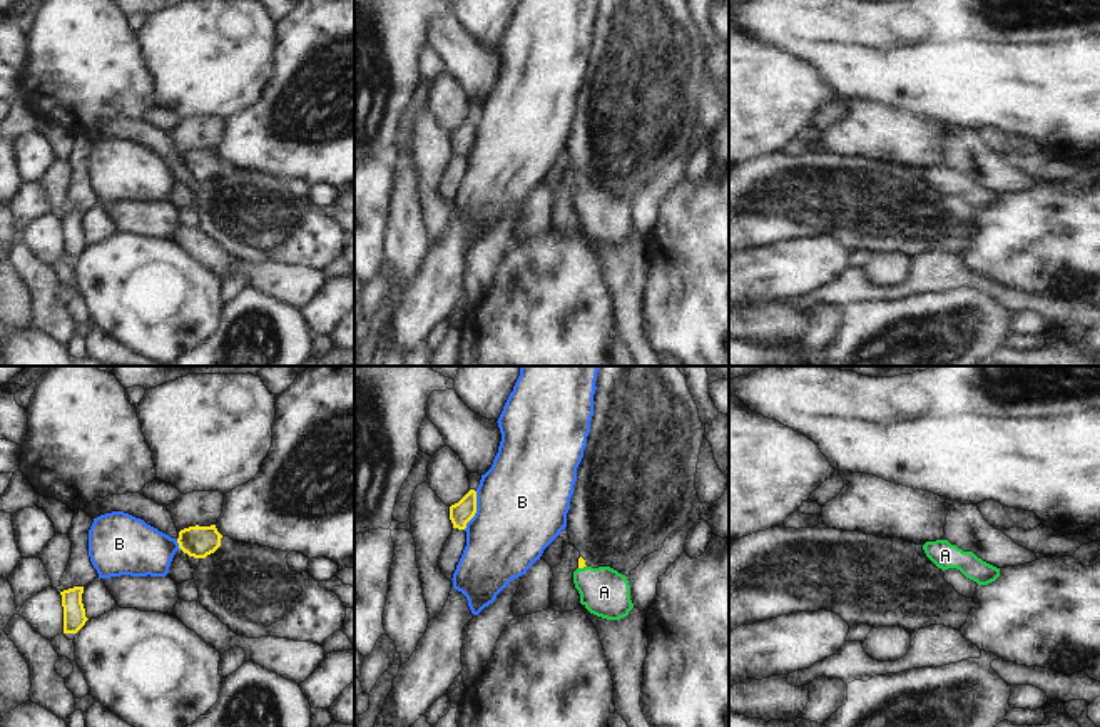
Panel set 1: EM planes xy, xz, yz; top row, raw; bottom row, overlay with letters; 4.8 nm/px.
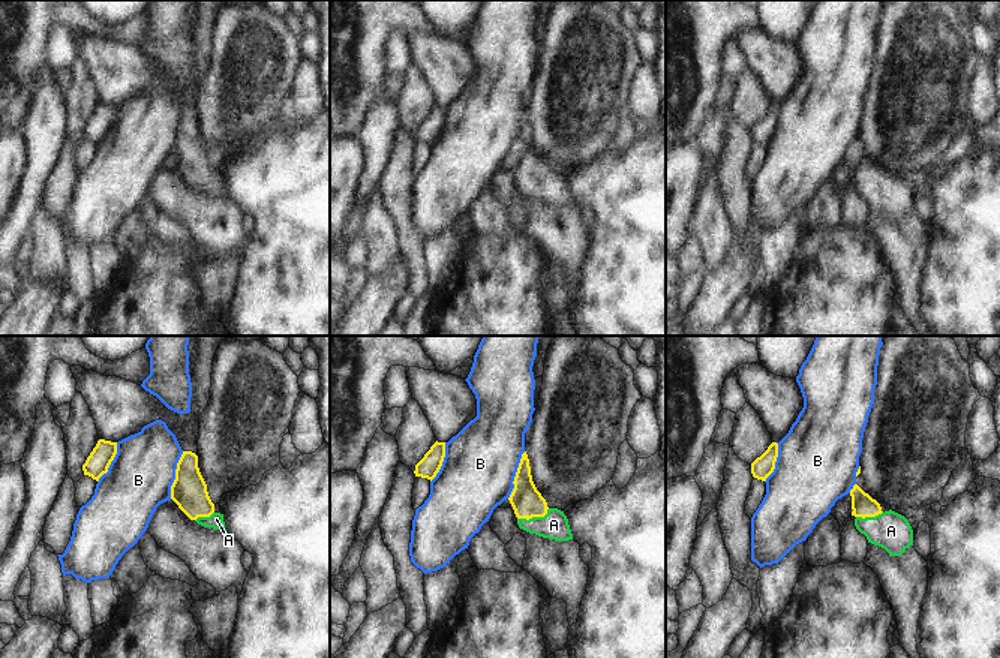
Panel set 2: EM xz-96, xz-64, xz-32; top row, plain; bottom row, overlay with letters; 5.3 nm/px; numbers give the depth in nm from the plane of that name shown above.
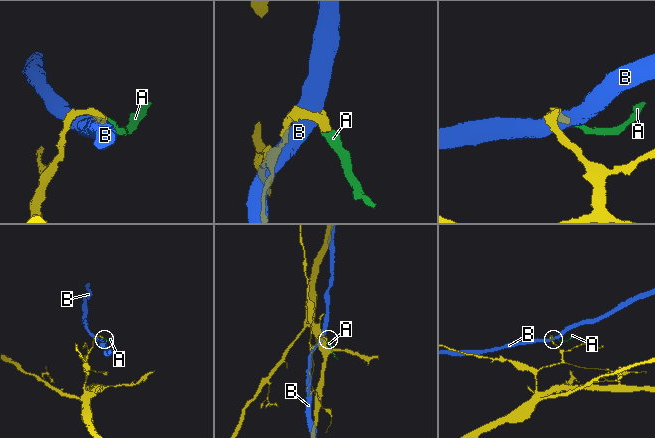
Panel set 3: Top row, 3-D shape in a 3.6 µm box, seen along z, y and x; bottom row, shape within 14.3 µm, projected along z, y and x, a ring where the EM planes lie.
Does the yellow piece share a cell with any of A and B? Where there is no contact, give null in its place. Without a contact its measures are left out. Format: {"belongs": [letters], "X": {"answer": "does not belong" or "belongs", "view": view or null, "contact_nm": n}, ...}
{"belongs": ["A"], "A": {"answer": "belongs", "view": "xz", "contact_nm": 40}, "B": {"answer": "does not belong", "view": "xz", "contact_nm": 200}}

